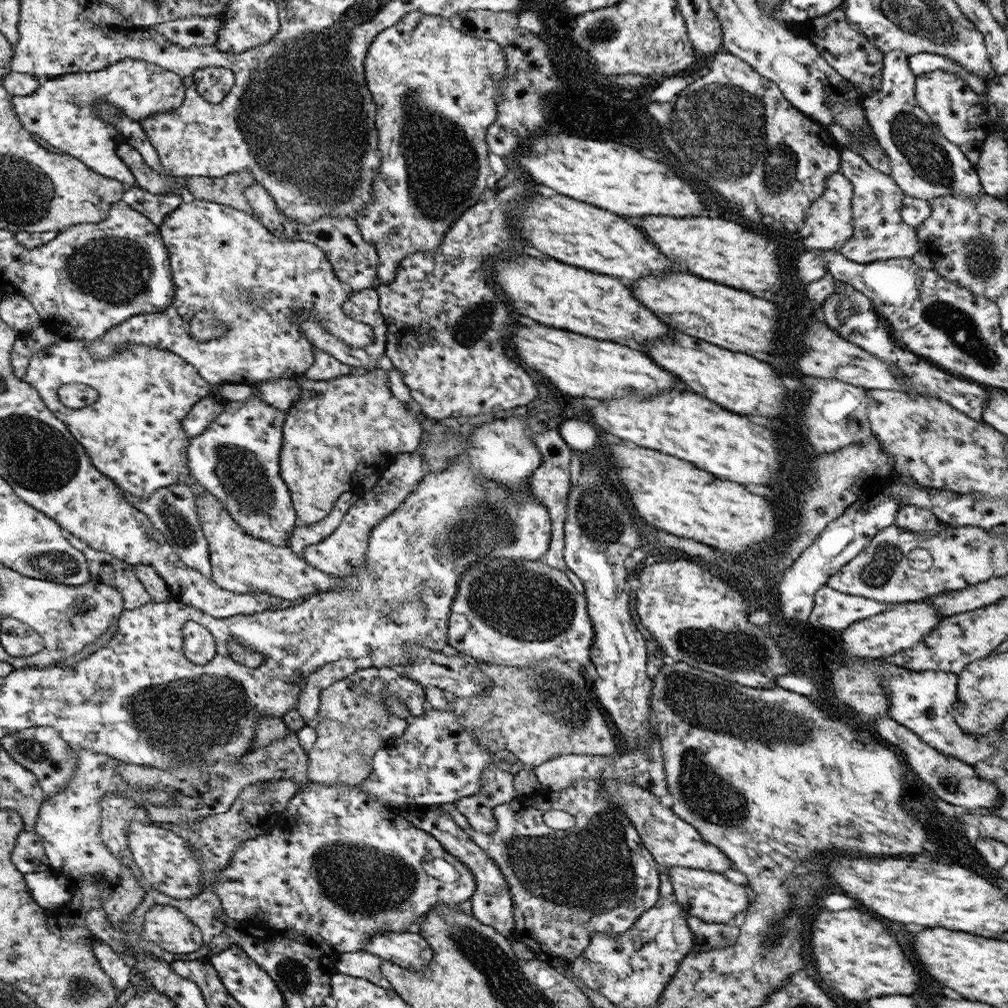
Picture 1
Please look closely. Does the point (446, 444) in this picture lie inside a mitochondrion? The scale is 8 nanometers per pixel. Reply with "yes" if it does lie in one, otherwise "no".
yes

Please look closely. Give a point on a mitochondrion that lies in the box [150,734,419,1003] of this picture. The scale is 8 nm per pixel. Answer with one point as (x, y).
(293, 972)

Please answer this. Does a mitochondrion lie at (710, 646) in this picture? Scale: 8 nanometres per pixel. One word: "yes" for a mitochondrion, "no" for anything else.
yes

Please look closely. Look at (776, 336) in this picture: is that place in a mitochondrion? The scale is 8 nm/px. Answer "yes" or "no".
no

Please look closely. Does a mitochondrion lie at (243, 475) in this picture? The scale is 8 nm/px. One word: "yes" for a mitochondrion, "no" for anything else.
yes

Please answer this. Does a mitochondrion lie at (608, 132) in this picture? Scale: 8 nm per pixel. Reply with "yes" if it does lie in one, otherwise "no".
no

